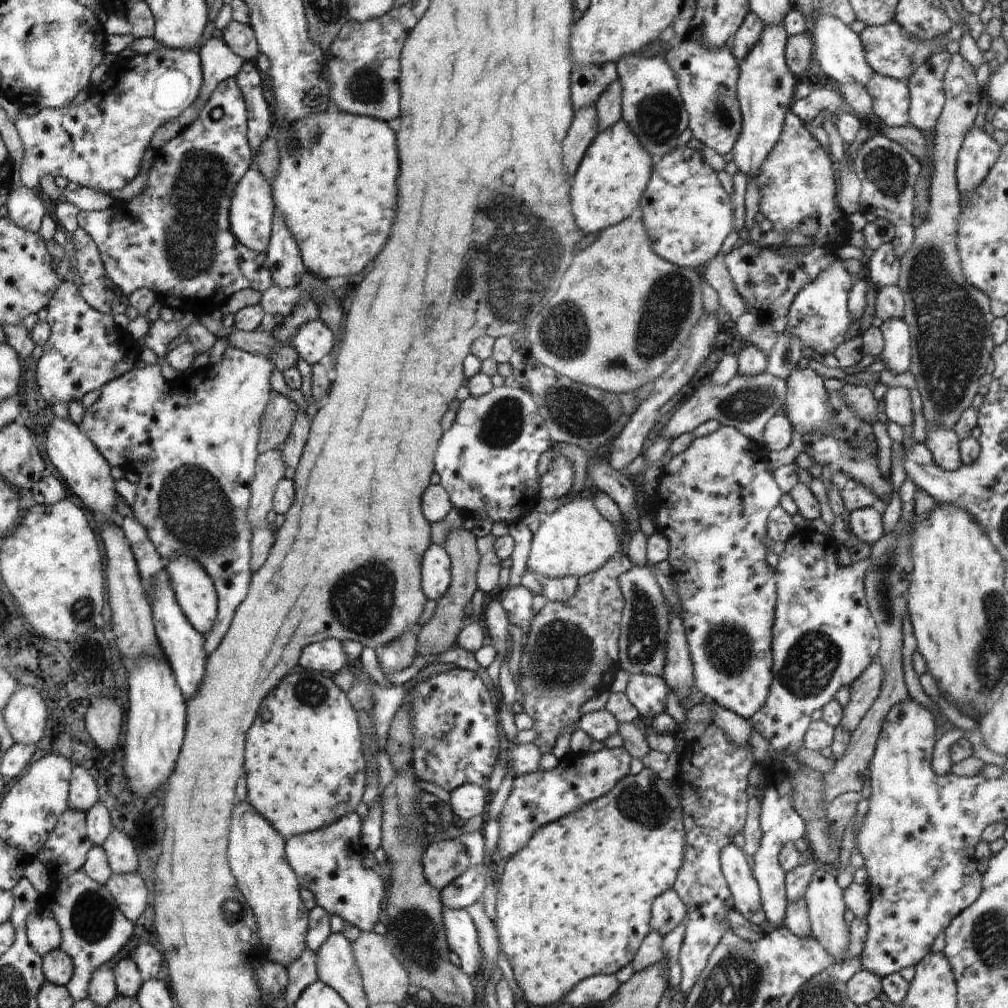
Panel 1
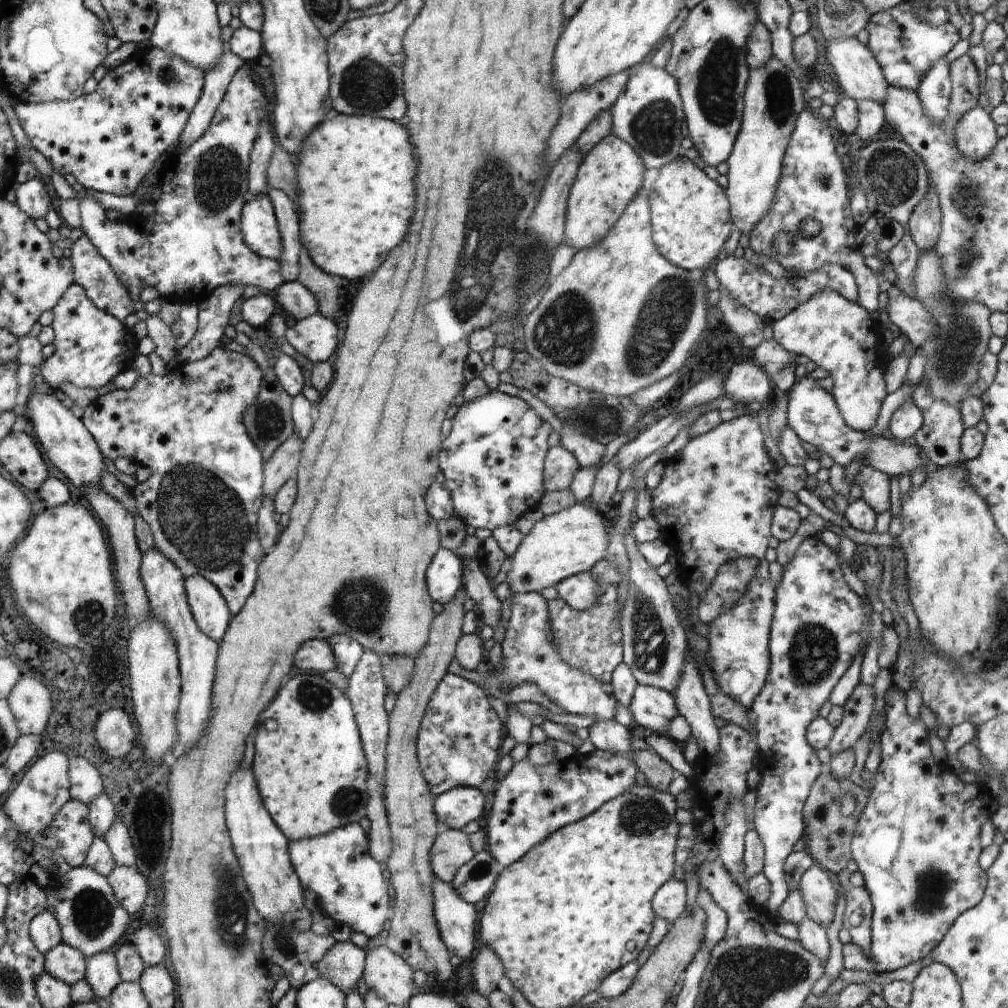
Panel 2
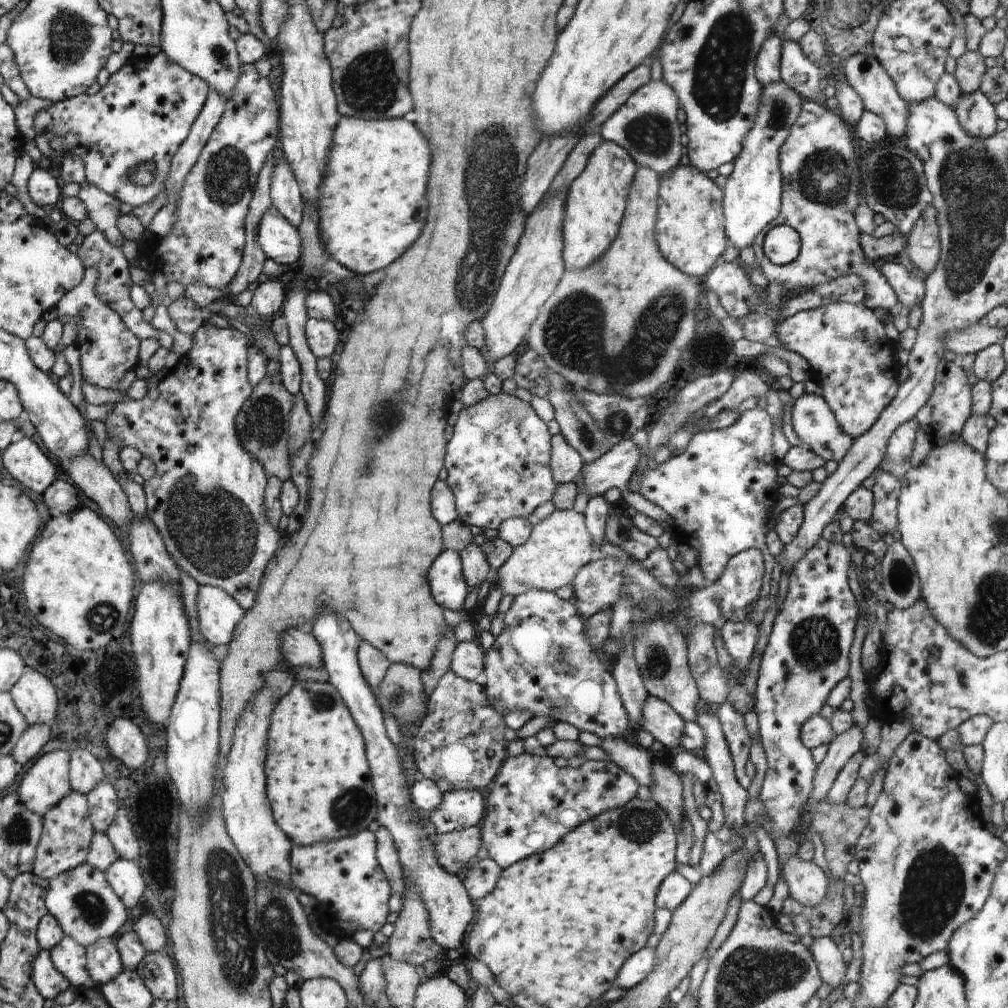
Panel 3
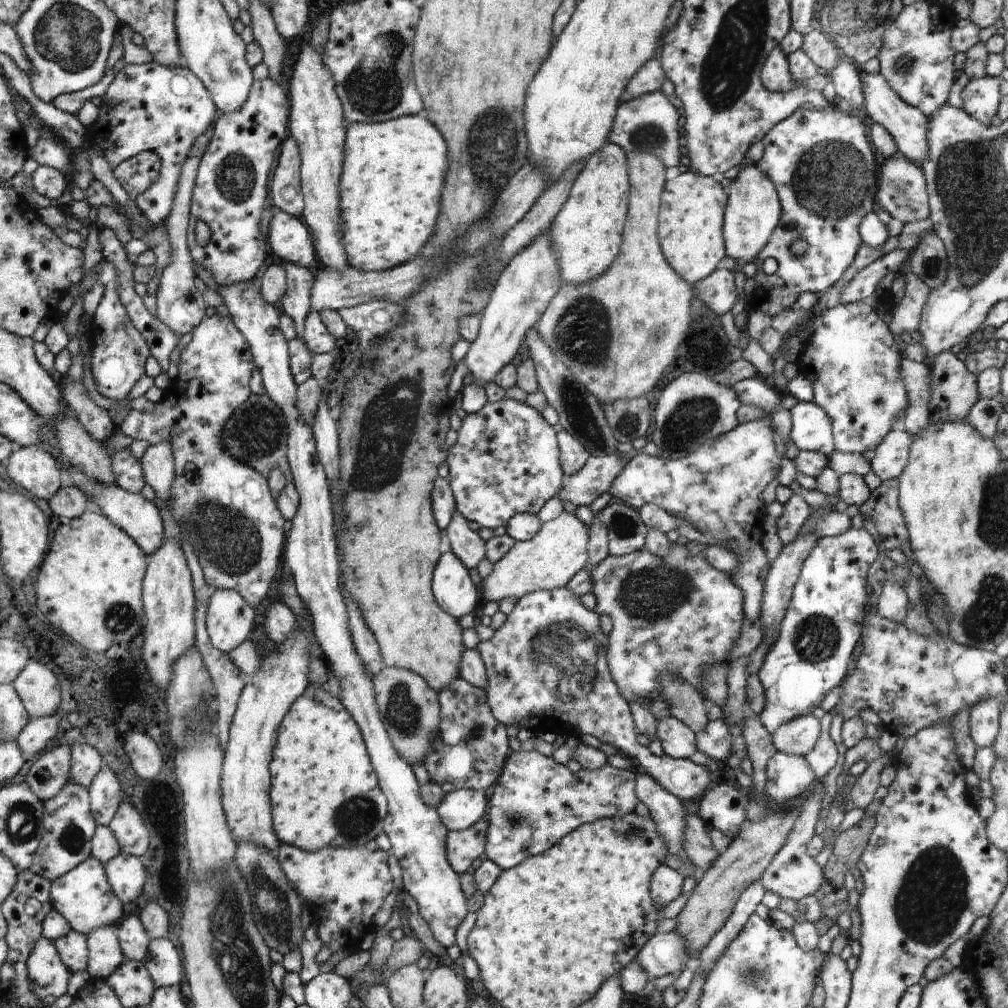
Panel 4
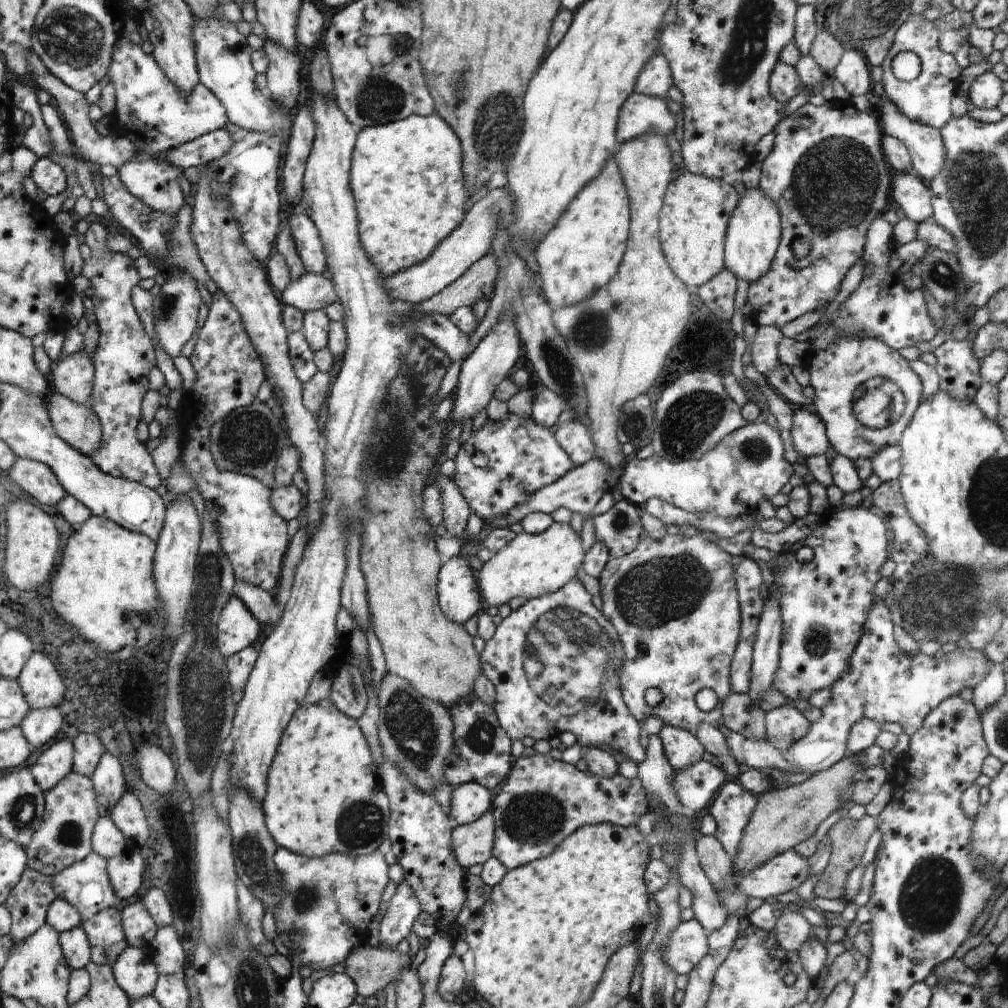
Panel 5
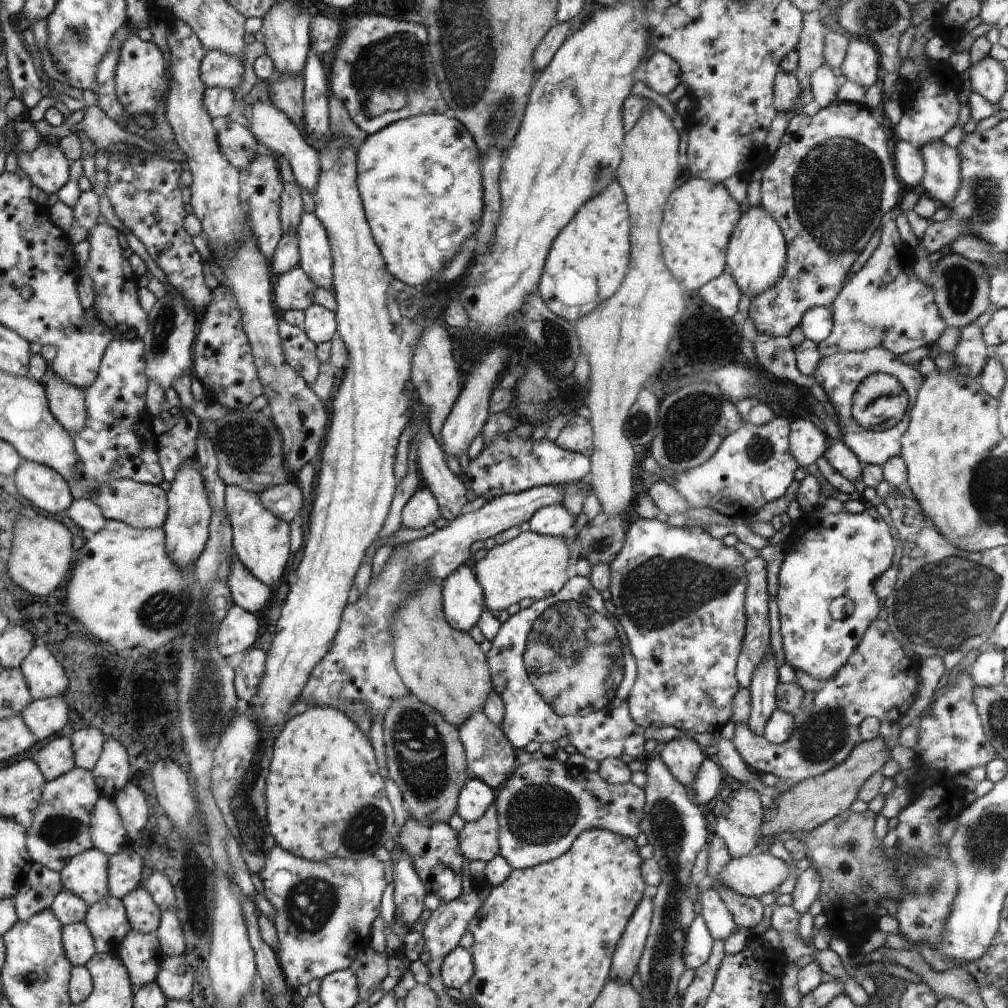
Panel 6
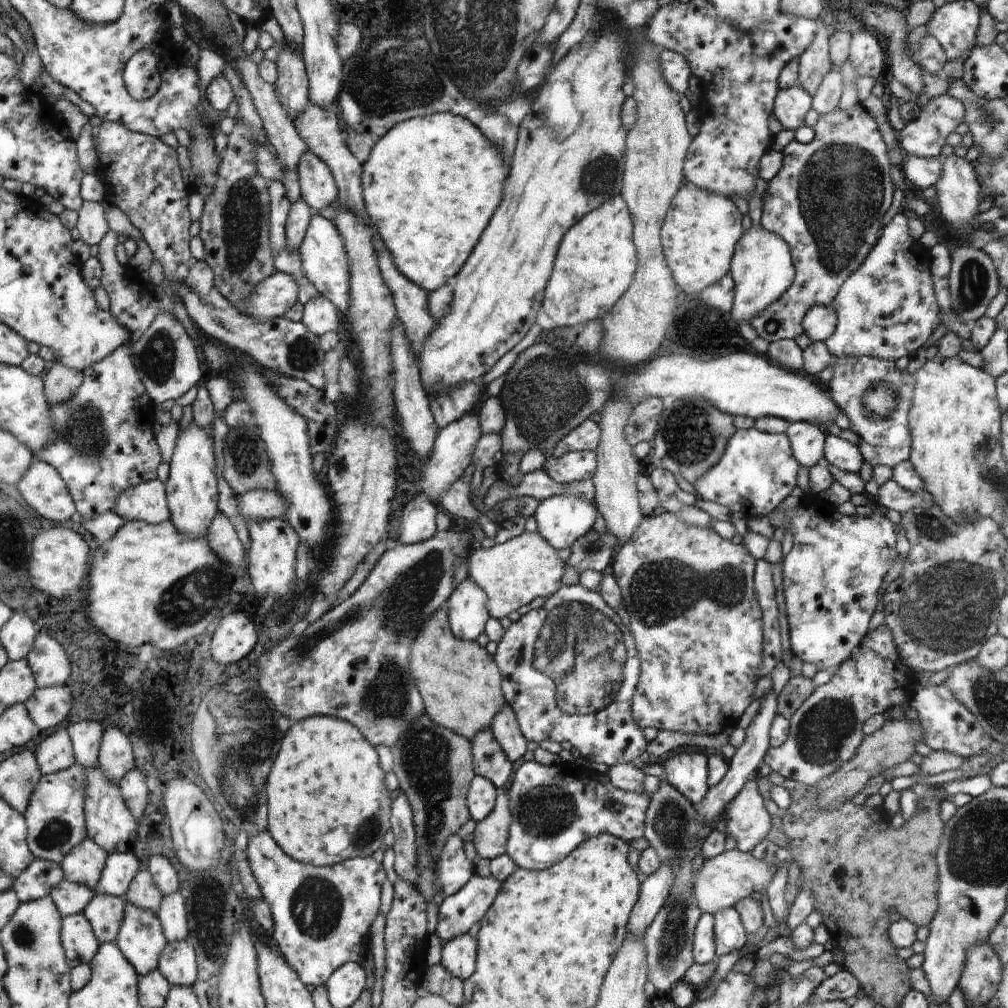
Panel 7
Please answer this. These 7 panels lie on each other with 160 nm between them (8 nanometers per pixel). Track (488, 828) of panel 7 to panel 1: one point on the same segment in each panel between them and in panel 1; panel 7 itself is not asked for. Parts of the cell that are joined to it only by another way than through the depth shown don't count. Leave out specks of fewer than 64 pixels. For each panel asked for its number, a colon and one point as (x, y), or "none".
1: (444, 861)
2: (451, 850)
3: (455, 849)
4: (463, 847)
5: (474, 843)
6: (481, 837)

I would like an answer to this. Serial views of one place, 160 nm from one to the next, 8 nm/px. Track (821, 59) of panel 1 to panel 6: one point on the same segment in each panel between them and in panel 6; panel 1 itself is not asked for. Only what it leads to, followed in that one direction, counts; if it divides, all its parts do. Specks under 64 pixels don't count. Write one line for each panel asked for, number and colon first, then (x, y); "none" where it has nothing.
2: (860, 77)
3: (863, 72)
4: (908, 126)
5: (926, 147)
6: (941, 180)

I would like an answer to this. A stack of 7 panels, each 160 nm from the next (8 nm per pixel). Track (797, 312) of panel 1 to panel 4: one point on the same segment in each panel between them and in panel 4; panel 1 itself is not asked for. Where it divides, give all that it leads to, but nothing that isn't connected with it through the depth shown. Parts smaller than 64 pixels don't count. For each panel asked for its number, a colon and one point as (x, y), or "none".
2: (839, 335)
3: (846, 344)
4: (857, 379)

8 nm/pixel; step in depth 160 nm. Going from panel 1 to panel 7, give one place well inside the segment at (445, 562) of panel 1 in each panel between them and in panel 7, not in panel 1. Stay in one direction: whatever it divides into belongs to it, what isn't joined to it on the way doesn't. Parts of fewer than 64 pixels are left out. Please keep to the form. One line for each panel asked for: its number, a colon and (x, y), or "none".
2: (444, 577)
3: (449, 587)
4: (453, 590)
5: (458, 595)
6: (463, 598)
7: (467, 604)

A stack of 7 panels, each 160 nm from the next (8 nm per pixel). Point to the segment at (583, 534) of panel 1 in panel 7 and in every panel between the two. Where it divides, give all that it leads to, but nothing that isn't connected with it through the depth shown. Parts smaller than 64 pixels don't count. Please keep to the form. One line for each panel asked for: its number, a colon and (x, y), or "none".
2: (569, 542)
3: (560, 545)
4: (549, 560)
5: (529, 566)
6: (533, 566)
7: (513, 573)

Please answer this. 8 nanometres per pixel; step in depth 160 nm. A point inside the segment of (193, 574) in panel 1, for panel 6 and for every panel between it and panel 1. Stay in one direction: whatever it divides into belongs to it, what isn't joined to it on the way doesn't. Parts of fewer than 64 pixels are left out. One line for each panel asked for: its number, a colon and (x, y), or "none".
2: (212, 613)
3: (219, 613)
4: (229, 620)
5: (236, 628)
6: (237, 631)

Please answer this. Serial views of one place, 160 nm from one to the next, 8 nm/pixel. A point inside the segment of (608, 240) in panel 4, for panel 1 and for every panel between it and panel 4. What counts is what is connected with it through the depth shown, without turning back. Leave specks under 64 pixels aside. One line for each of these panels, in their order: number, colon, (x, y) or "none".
1: (607, 187)
2: (611, 174)
3: (596, 201)

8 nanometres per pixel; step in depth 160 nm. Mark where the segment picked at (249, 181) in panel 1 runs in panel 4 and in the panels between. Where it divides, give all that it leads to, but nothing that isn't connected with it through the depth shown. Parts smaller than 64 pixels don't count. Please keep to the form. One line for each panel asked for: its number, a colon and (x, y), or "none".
2: (259, 226)
3: (280, 240)
4: (289, 237)

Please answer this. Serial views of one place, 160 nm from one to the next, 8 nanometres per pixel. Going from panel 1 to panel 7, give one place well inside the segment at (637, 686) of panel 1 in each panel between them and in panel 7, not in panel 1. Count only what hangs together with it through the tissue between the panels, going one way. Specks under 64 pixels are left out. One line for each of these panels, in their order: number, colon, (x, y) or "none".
2: (651, 707)
3: (657, 717)
4: (678, 740)
5: (681, 747)
6: (682, 756)
7: (688, 773)

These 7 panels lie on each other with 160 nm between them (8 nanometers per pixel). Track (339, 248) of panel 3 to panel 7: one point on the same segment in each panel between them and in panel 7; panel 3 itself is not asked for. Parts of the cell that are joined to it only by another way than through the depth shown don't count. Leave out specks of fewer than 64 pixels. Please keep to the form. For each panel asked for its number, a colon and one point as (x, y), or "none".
4: (390, 197)
5: (407, 175)
6: (420, 180)
7: (430, 185)

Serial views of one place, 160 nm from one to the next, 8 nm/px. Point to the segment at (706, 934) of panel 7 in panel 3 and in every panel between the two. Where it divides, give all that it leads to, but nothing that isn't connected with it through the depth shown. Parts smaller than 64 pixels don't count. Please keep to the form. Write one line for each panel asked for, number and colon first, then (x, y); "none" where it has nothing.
3: (636, 968)
4: (665, 953)
5: (687, 944)
6: (698, 943)

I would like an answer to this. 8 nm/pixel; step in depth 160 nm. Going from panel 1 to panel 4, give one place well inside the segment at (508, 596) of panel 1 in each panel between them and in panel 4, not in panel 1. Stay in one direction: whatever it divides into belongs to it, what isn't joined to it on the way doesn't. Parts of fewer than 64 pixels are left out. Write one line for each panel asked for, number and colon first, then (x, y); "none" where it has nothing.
2: (530, 654)
3: (542, 661)
4: (547, 670)

